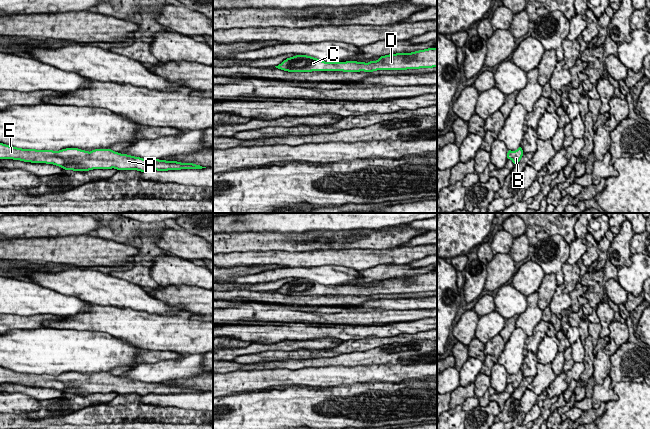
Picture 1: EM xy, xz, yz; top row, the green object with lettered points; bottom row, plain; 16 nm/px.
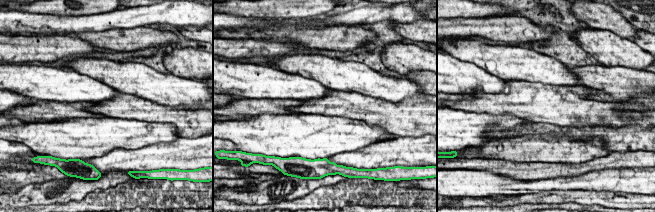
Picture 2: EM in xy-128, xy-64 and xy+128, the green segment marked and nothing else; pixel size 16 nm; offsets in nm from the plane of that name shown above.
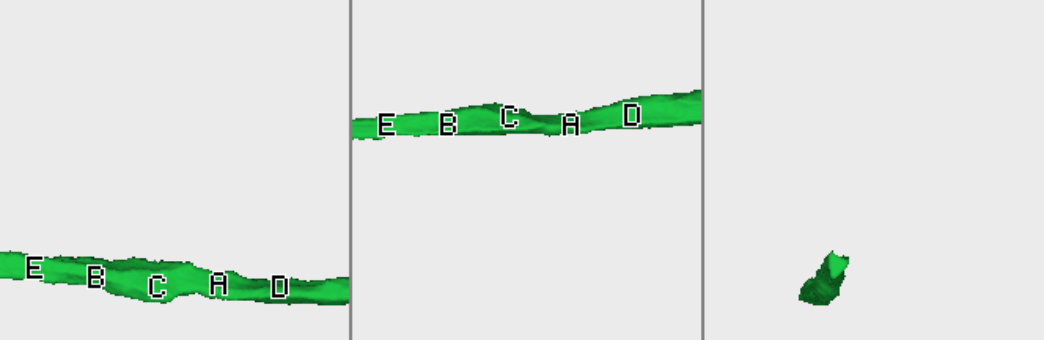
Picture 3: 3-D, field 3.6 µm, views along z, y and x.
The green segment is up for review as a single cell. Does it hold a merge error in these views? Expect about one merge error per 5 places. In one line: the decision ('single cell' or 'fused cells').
single cell

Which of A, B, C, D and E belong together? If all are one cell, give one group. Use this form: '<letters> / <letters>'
A B C D E

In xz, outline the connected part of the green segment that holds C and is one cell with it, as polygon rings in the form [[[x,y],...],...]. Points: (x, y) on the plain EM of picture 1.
[[[428,272],[412,277],[397,277],[381,280],[377,285],[369,287],[347,286],[324,286],[307,279],[297,279],[287,282],[278,293],[289,296],[311,295],[344,295],[344,296],[372,296],[376,294],[406,294],[419,292],[437,291],[437,272]]]

